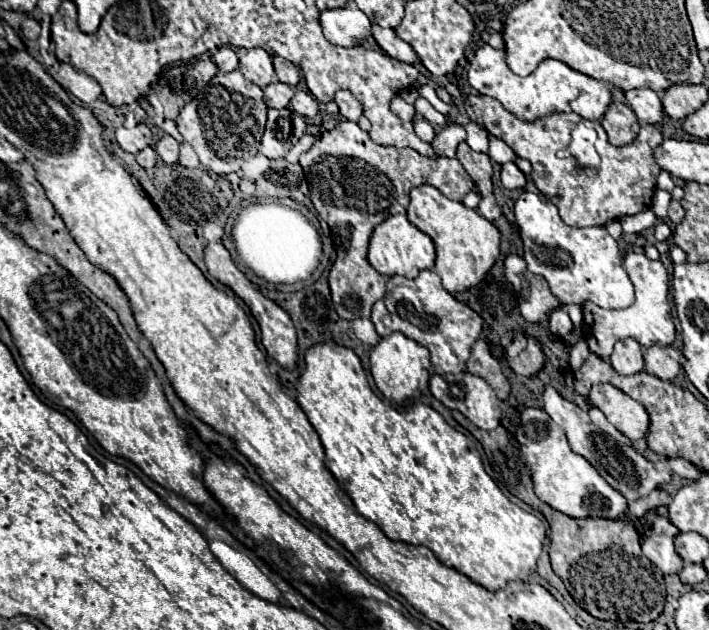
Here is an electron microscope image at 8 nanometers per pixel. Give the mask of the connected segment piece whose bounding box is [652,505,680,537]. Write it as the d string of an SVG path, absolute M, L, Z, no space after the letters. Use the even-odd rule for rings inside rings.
M664 505L656 507L656 519L652 523L652 531L658 535L668 535L668 537L676 537L680 533L678 527L672 525L672 521L668 519L668 509Z

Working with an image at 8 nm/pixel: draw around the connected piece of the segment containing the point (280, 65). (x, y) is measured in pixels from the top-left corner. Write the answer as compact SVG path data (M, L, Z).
M274 57L274 71L278 75L278 79L282 83L288 83L290 87L296 87L300 83L300 73L298 73L298 67L282 57Z

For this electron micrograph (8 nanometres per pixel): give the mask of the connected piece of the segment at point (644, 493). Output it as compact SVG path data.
M546 387L544 391L544 411L552 417L554 423L558 423L570 441L570 449L578 455L582 455L602 477L604 481L622 493L628 501L638 501L642 497L648 497L654 489L662 489L666 483L672 481L670 471L660 461L646 459L636 447L620 445L612 435L602 433L588 417L584 409L580 409L576 403L570 403L562 399L552 387Z

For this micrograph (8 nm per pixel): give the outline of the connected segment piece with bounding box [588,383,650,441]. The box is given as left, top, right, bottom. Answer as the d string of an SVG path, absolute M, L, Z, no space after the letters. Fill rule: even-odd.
M610 383L592 385L588 399L630 441L646 437L648 427L650 427L650 417L646 409L638 401L634 401L632 397L616 389L614 385Z

